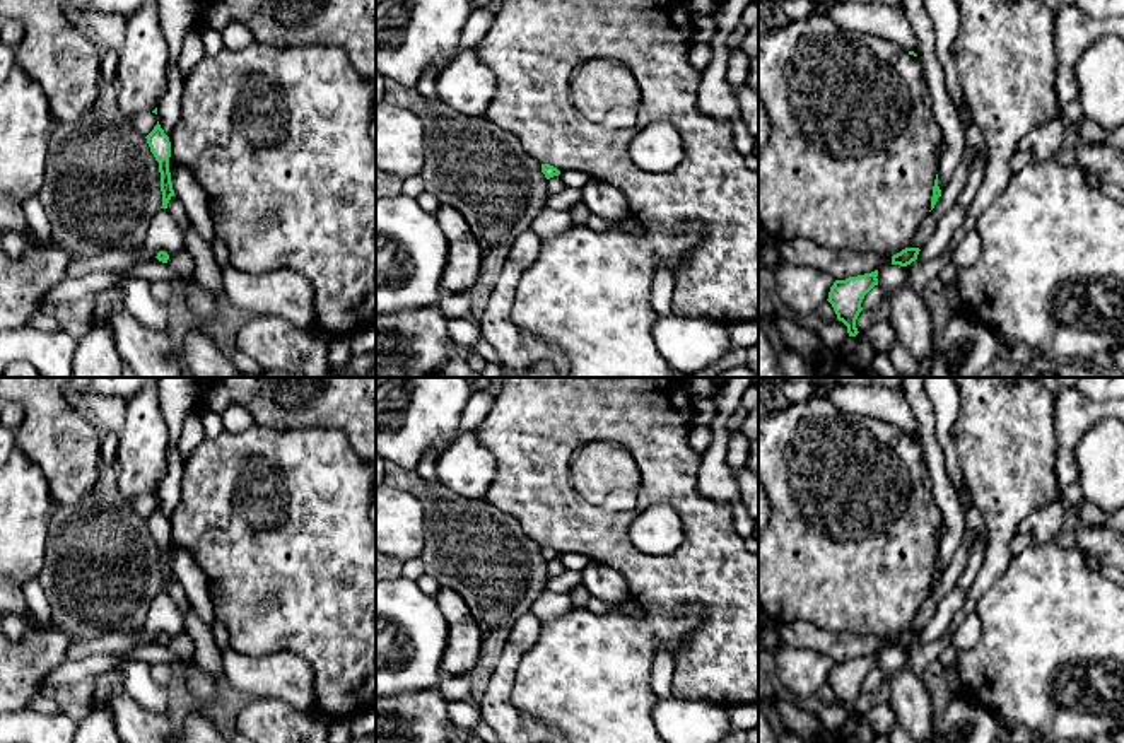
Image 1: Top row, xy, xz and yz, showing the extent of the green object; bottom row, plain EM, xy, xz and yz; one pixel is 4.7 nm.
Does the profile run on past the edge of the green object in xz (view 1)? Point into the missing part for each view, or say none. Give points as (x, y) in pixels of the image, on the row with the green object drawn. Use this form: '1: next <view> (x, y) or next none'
1: next none

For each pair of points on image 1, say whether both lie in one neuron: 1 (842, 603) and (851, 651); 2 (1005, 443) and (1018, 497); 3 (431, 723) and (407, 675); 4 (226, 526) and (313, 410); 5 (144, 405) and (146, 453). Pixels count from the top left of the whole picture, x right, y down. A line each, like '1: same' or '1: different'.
1: different
2: same
3: different
4: different
5: same

